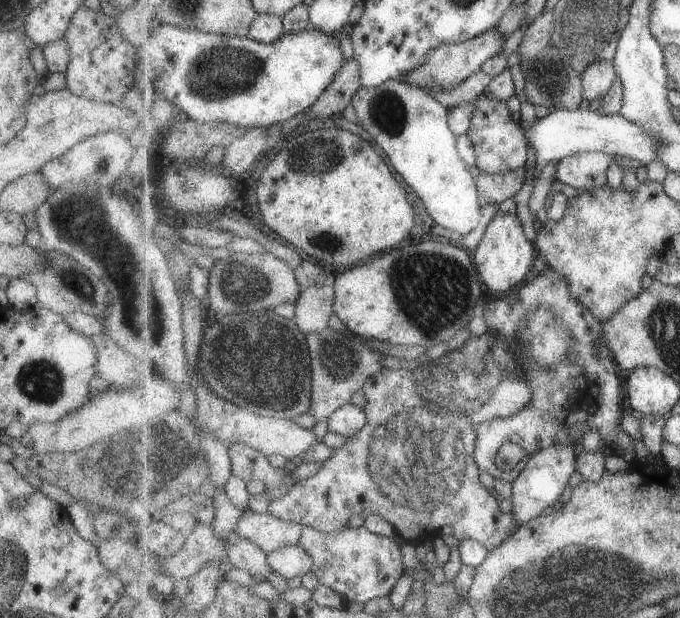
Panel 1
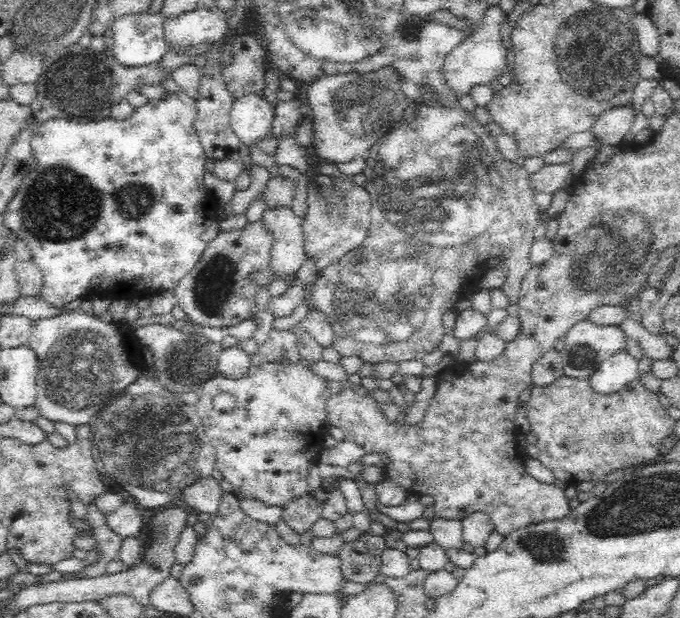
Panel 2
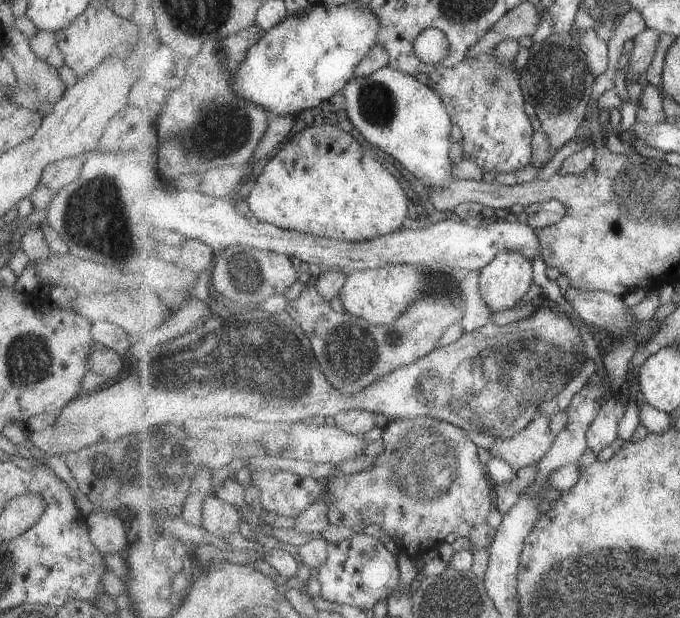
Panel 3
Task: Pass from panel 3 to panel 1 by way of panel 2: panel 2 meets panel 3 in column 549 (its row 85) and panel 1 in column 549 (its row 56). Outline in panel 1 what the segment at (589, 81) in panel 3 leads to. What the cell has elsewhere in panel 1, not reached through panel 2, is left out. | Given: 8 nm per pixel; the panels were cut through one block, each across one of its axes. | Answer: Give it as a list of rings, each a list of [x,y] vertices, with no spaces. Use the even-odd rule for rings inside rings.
[[[553,44],[545,48],[542,54],[530,60],[530,62],[527,61],[520,65],[521,71],[525,76],[523,94],[534,108],[546,106],[546,113],[552,113],[559,109],[572,111],[581,108],[581,102],[583,102],[584,99],[582,74],[577,72],[577,70],[572,70],[566,61],[562,60],[560,53],[555,51]]]

